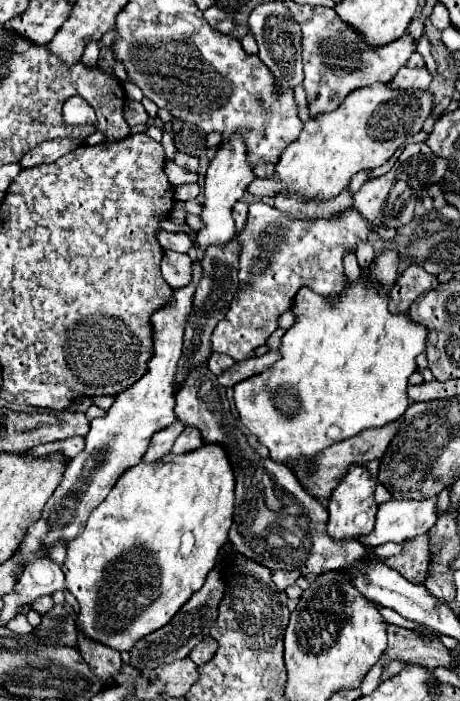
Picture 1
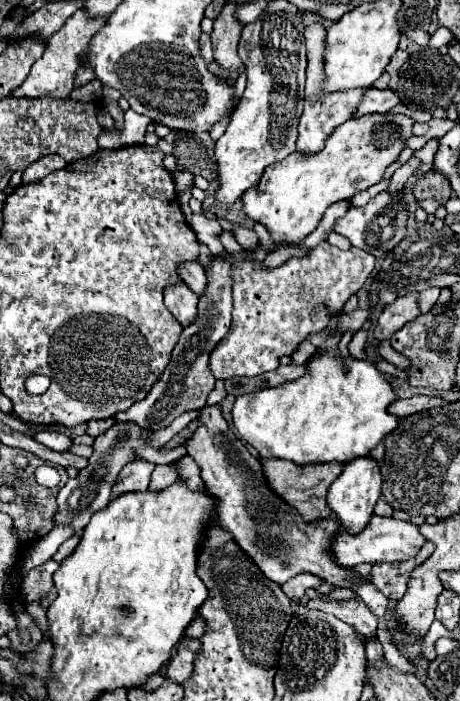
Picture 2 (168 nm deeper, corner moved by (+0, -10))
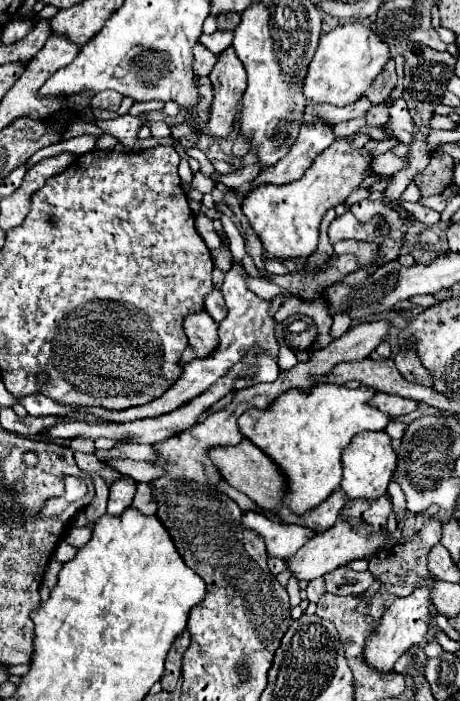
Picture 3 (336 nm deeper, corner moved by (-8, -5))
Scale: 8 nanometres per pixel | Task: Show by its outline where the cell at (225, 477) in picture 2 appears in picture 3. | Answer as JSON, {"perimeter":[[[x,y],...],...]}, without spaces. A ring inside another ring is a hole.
{"perimeter":[[[254,509],[244,511],[242,525],[246,529],[252,529],[264,539],[268,557],[278,557],[284,561],[292,557],[292,553],[296,553],[306,541],[310,541],[316,535],[316,531],[304,529],[302,525],[274,523],[262,511],[254,511]]]}

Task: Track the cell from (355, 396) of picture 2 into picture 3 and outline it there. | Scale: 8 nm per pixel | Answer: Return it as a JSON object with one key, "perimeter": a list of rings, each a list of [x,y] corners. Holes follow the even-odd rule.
{"perimeter":[[[318,385],[310,391],[302,389],[290,389],[282,397],[274,399],[266,409],[252,407],[250,411],[242,413],[238,419],[240,433],[246,435],[256,447],[260,447],[266,455],[270,455],[284,475],[288,477],[288,497],[286,507],[294,513],[304,513],[312,509],[314,505],[322,503],[336,487],[340,487],[342,481],[342,451],[352,443],[352,439],[362,431],[384,431],[390,423],[388,413],[382,413],[374,405],[370,405],[370,399],[376,395],[376,389],[372,387],[344,387],[344,385]]]}

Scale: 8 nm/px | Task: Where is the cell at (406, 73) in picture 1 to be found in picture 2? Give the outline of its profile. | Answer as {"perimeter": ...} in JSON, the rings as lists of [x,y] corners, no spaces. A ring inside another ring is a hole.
{"perimeter":[[[370,88],[368,92],[364,92],[362,102],[352,112],[352,118],[360,118],[360,116],[366,116],[366,114],[386,114],[396,104],[400,104],[400,98],[398,98],[396,92]]]}

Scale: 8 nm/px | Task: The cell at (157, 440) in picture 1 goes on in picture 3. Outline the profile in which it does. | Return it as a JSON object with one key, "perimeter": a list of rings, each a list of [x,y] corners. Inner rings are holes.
{"perimeter":[[[120,475],[120,479],[116,479],[112,485],[110,485],[110,501],[108,501],[108,513],[110,515],[120,515],[130,503],[132,503],[132,497],[136,493],[136,481],[128,475]]]}

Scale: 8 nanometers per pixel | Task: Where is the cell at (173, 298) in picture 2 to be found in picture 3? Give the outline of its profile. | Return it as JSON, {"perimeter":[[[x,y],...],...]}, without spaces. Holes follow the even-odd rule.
{"perimeter":[[[202,309],[200,313],[190,313],[184,319],[184,331],[198,357],[206,357],[208,353],[212,353],[218,343],[218,323],[208,315],[206,309]]]}

